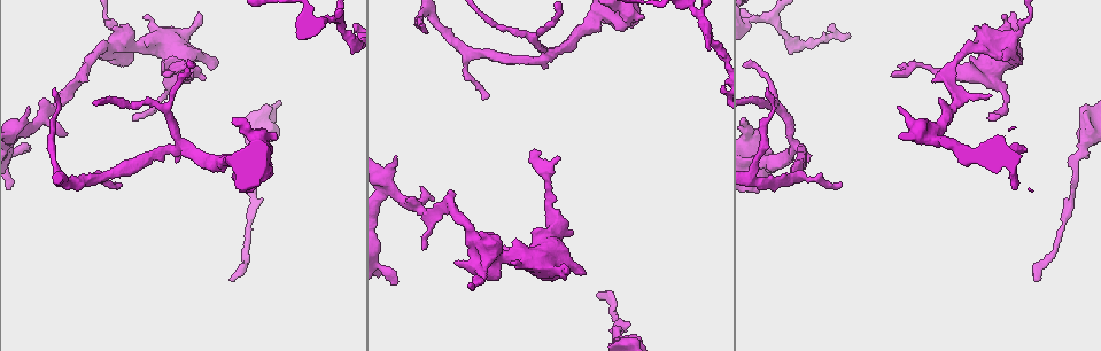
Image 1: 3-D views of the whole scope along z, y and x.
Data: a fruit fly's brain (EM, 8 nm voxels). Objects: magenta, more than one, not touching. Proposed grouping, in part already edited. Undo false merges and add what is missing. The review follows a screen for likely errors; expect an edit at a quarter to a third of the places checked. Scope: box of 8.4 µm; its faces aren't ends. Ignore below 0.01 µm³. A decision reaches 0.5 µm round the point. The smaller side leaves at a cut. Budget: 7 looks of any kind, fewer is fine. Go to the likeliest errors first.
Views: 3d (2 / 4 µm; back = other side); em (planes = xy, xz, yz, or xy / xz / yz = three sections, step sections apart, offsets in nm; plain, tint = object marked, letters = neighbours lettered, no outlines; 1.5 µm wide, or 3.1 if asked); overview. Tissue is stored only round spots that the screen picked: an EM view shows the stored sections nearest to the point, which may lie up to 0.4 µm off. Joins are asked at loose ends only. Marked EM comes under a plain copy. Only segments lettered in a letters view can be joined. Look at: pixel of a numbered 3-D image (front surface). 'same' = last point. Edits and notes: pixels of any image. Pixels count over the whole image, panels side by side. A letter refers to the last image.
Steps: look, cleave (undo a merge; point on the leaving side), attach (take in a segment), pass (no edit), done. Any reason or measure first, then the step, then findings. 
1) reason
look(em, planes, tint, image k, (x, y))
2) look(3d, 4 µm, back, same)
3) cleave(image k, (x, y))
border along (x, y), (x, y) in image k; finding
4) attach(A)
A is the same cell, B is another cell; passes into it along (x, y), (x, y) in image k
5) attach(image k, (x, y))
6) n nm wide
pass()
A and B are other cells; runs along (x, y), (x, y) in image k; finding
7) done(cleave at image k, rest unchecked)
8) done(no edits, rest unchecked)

an open end
look(em, planes, letters, image 1, (454, 262))

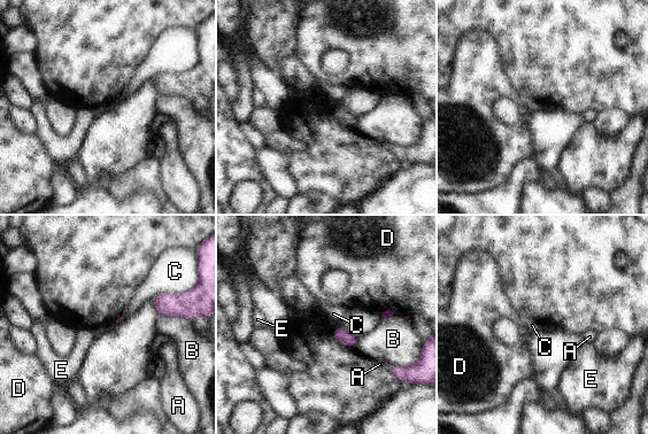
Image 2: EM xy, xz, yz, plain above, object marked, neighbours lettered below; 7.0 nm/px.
pass()
A, B, C, D and E are other cells; border along (179, 293), (161, 293), (149, 300) in image 2; none of them fits

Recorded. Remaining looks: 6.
free end
look(3d, 2 µm, image 1, (842, 185))

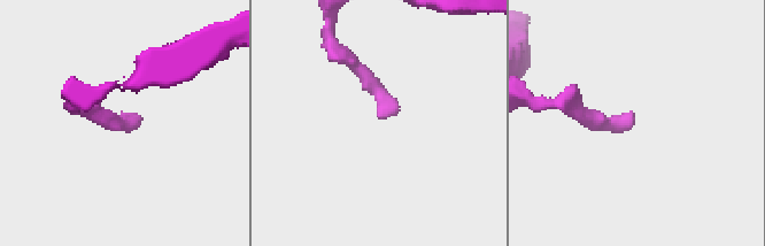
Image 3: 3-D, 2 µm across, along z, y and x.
look(em, yz, step 4, letters, image 3, (631, 126))

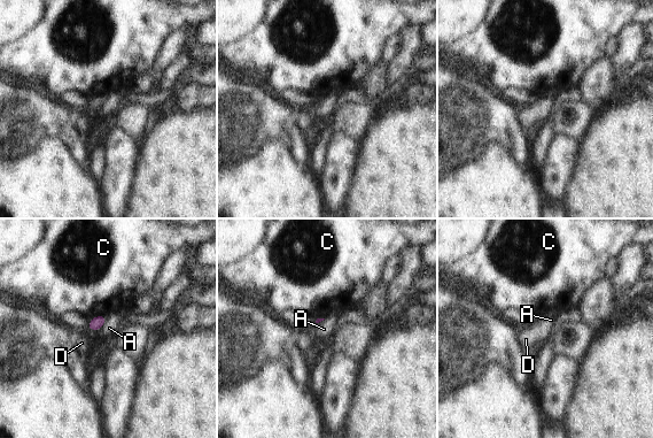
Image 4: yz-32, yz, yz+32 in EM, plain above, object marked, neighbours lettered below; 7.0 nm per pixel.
pass()
A, C and D are other cells; border along (107, 319), (98, 331) in image 4; no lettered segment goes on from it

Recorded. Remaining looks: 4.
free end
look(em, xy, step 8, letters, image 1, (1026, 150))

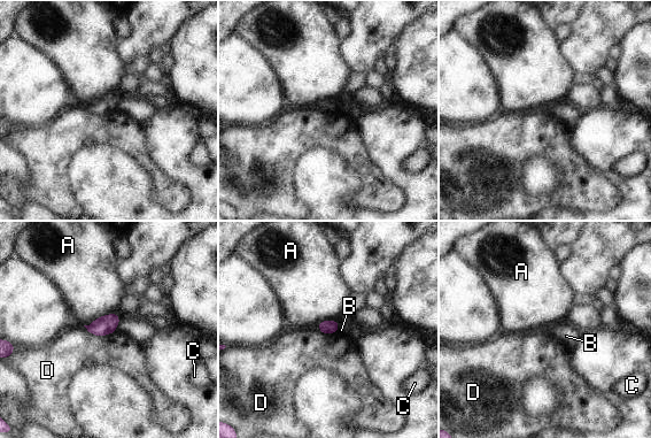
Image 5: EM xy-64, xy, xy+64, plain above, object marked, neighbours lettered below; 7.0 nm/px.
look(em, planes, letters, same)

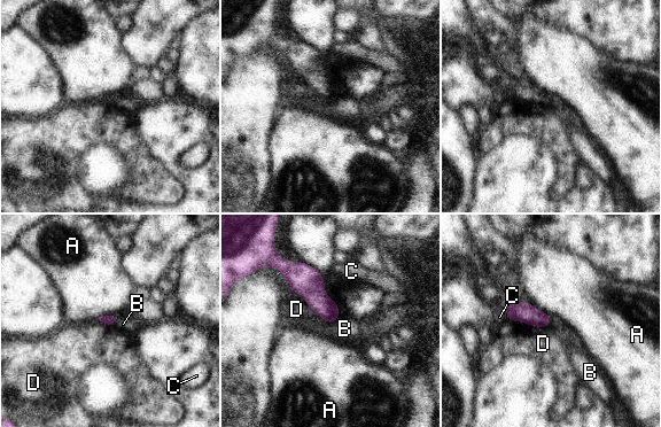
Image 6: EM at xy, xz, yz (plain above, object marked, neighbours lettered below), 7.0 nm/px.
pass()
A, B, C and D are other cells; border along (119, 318), (111, 326) in image 6; no lettered segment goes on from it

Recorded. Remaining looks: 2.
done(no edits, rest unchecked)

